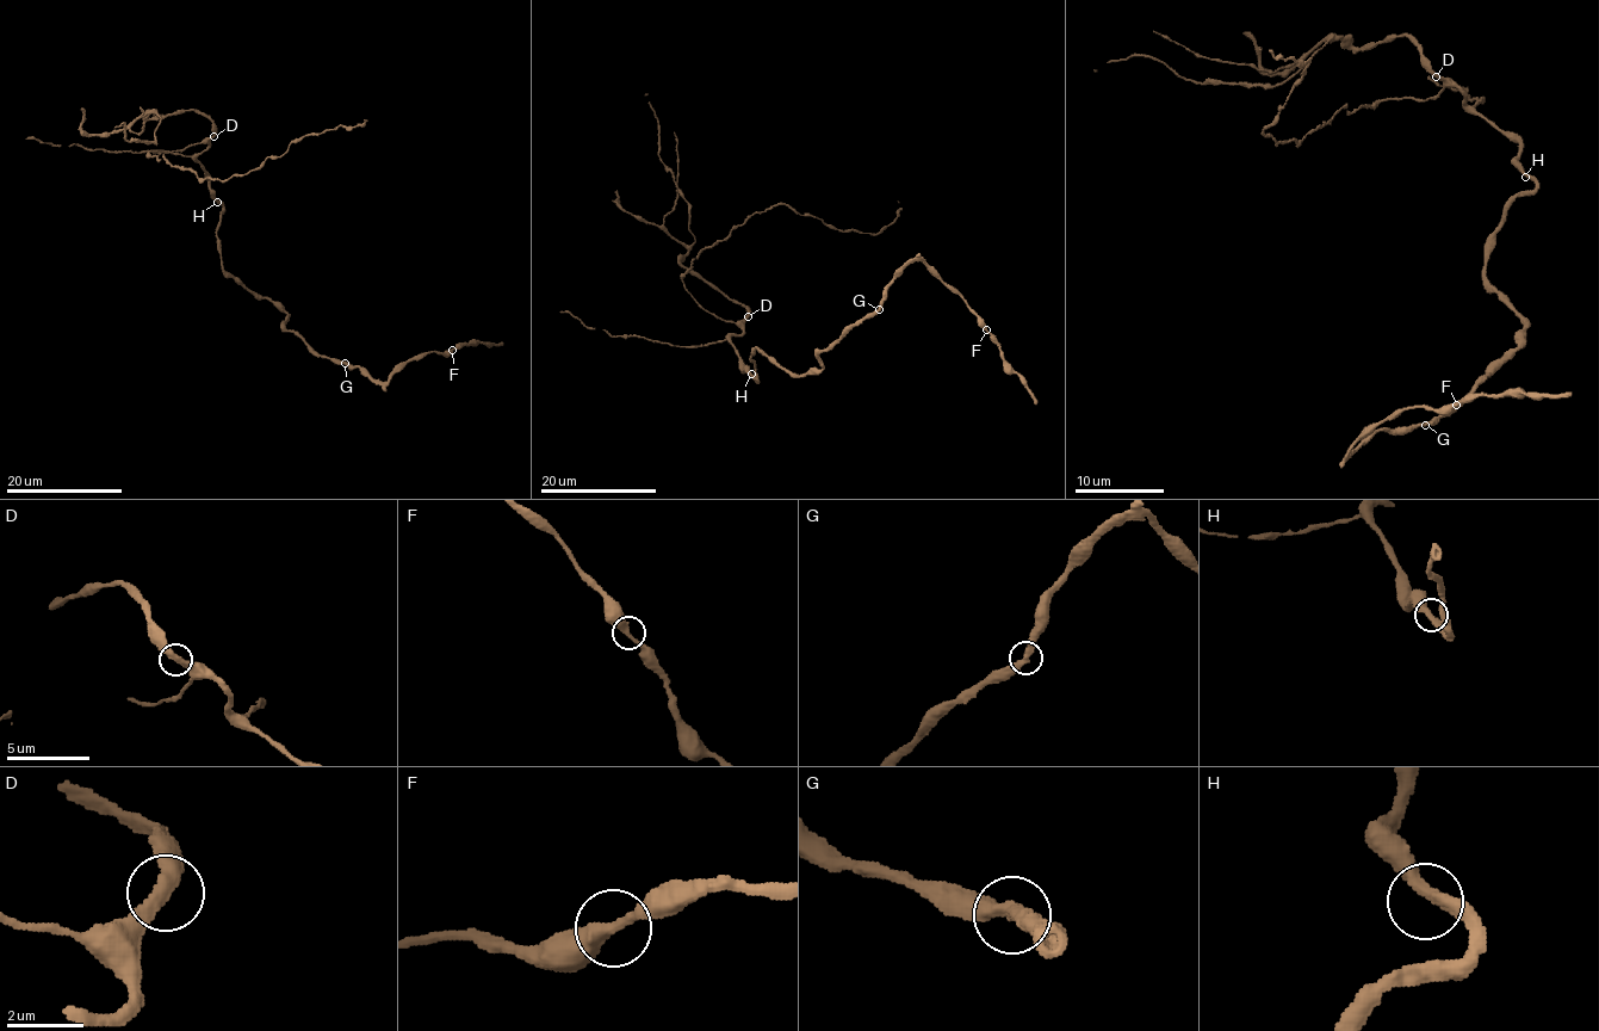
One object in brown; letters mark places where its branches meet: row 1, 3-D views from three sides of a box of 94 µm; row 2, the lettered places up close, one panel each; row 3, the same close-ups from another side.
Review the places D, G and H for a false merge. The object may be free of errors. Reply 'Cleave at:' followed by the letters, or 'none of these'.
Cleave at: none of these

